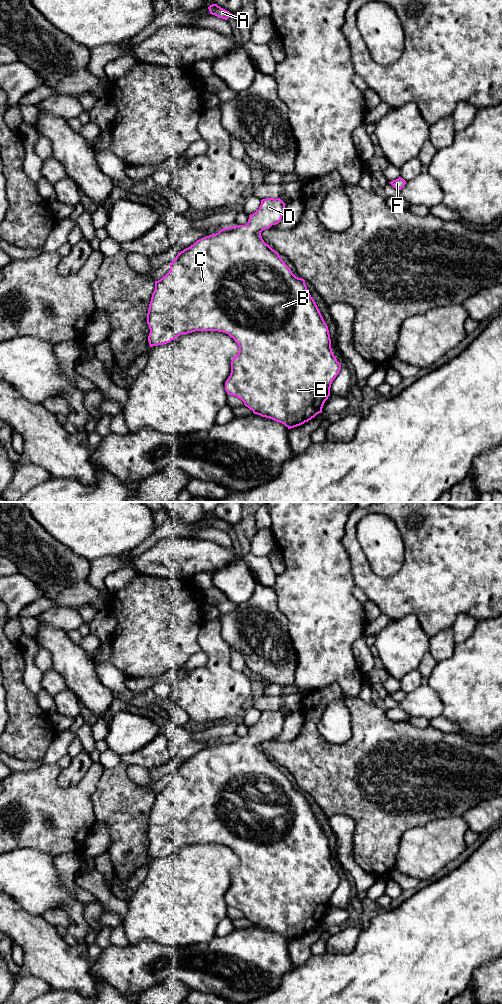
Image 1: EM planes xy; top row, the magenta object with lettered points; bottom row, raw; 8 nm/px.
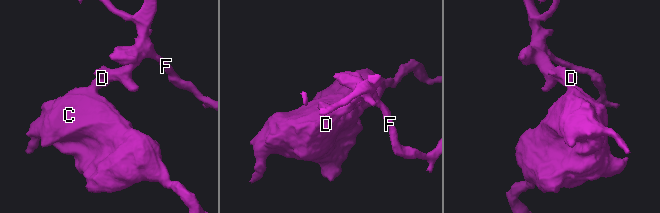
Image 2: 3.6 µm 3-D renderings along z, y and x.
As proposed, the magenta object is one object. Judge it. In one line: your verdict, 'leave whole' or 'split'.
leave whole

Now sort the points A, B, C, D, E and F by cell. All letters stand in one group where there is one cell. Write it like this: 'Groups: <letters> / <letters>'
Groups: A B C D E F

